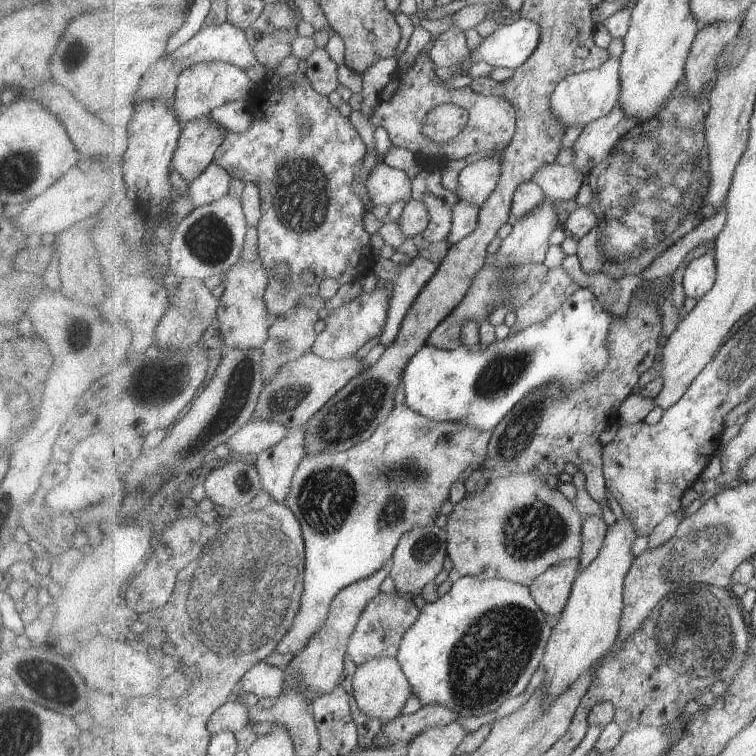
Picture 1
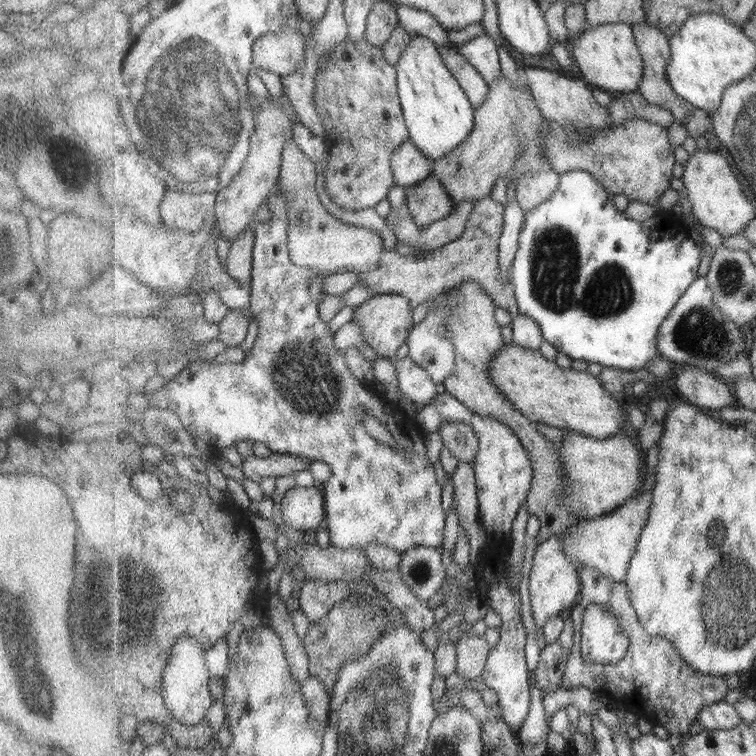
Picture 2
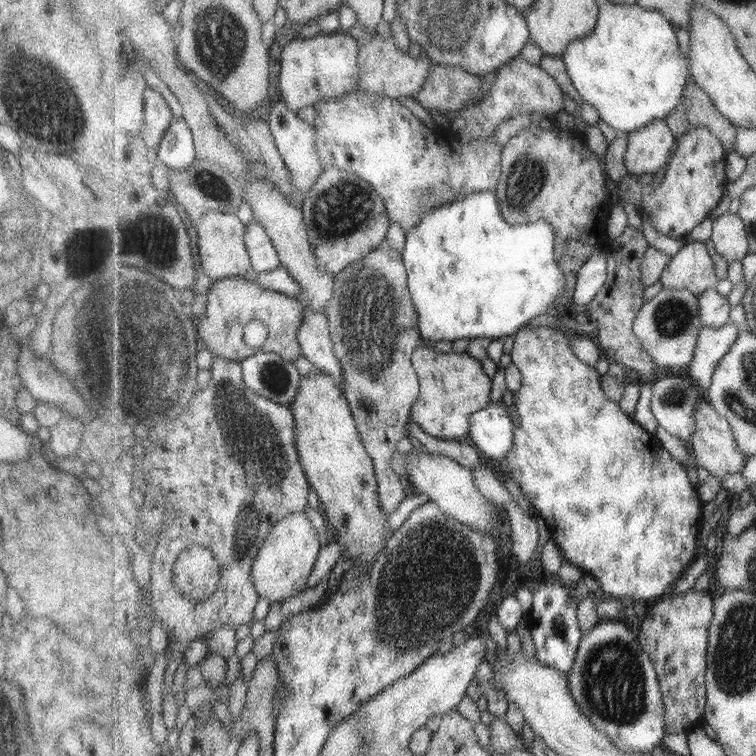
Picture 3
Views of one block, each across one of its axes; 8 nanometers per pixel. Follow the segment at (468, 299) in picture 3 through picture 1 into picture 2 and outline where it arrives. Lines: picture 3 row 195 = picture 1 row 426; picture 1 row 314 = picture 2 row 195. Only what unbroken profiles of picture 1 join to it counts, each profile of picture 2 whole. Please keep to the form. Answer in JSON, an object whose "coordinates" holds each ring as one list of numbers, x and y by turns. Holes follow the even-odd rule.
{"coordinates":[[575,169,567,174,561,175,559,188,557,192,551,196,549,200,546,200,542,205,539,205,537,208,533,210,526,211,525,215,525,224,519,233,519,250,517,250,517,254,515,255,512,270,511,270,511,278,513,278,513,285,515,285,515,299,517,299,517,305,519,305,519,311,521,315,525,315,529,318,533,318,533,320,537,321,537,324,541,327,541,331,543,331,543,337,545,341,549,341,551,345,555,346,560,352,565,353,574,360,587,360,587,362,597,362,602,367,613,367,621,370,637,370,639,368,643,368,643,366,647,366,651,359,655,358,655,356,661,356,659,353,659,332,661,331,661,326,663,322,667,319,667,316,671,315,671,312,674,311,675,306,679,303,679,300,687,293,687,290,695,283,695,280,699,278,699,264,701,264,701,247,697,246,695,242,693,242,693,238,691,238,691,228,689,228,685,223,683,218,677,217,672,211,665,211,657,214,655,217,650,218,649,220,644,220,643,222,637,222,636,220,631,220,627,218,626,211,622,209,618,209,614,205,614,200,612,194,603,186,602,181,598,180,598,177,593,176,590,172,587,172,583,169]]}

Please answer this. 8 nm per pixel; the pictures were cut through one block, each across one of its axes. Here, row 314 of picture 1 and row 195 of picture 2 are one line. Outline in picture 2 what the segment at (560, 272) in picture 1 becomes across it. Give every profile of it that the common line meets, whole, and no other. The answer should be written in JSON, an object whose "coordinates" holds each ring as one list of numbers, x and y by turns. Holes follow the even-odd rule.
{"coordinates":[[553,169,527,173,515,185,515,196,526,211,533,210,557,192,560,178,561,174]]}

